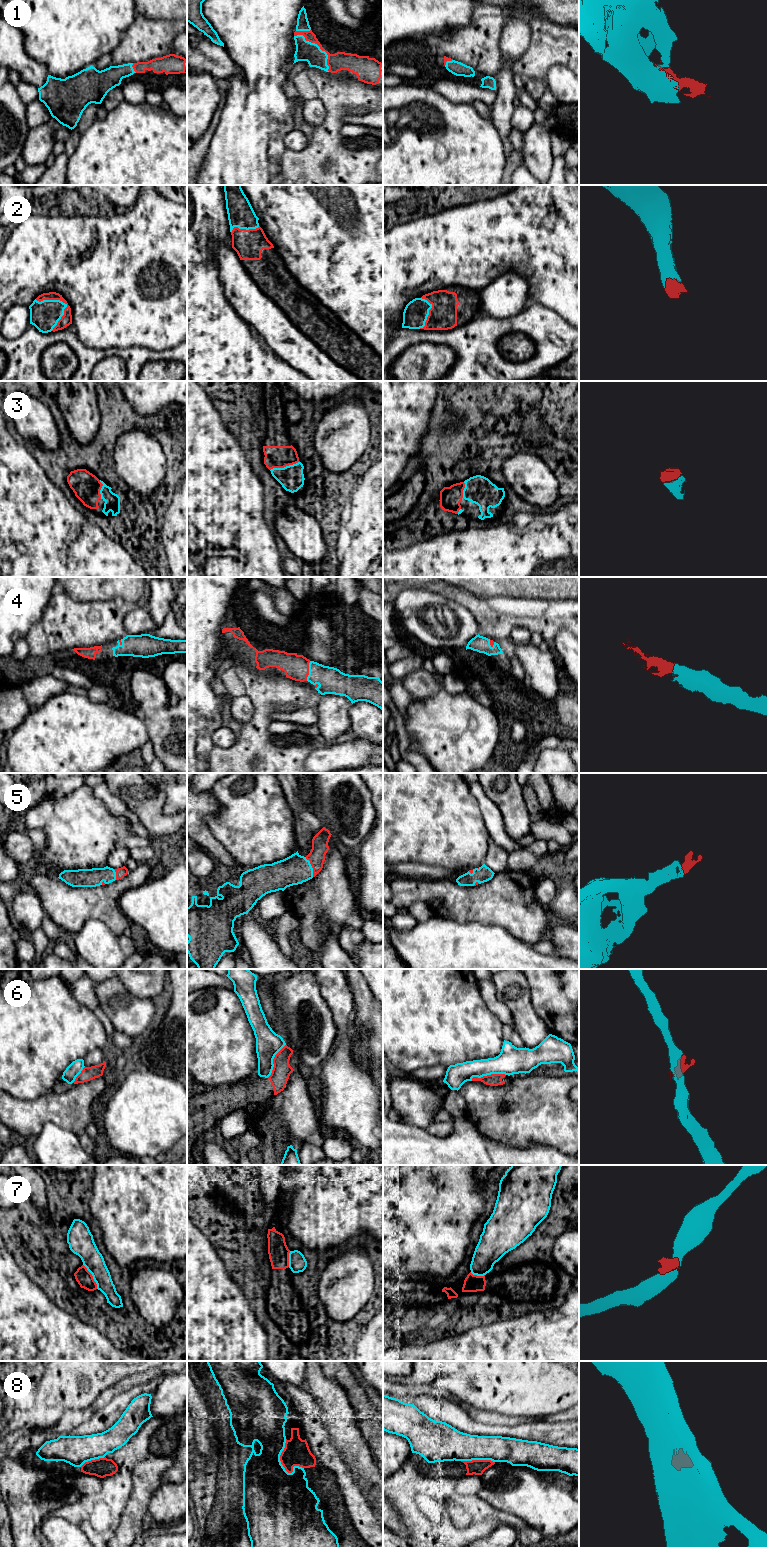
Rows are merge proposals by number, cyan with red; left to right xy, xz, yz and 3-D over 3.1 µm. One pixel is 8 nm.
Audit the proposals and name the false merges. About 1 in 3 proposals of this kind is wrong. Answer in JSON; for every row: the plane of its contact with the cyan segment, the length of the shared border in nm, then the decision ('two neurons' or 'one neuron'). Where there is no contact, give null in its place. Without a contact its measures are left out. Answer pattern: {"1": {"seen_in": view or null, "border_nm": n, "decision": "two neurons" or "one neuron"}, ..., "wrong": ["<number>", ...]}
{"1": {"seen_in": "xz", "border_nm": 400, "decision": "one neuron"}, "2": {"seen_in": "xy", "border_nm": 300, "decision": "one neuron"}, "3": {"seen_in": "xz", "border_nm": 260, "decision": "one neuron"}, "4": {"seen_in": "xz", "border_nm": 160, "decision": "one neuron"}, "5": {"seen_in": "xz", "border_nm": 170, "decision": "one neuron"}, "6": {"seen_in": "yz", "border_nm": 280, "decision": "two neurons"}, "7": {"seen_in": "xy", "border_nm": 240, "decision": "two neurons"}, "8": {"seen_in": "xz", "border_nm": 280, "decision": "two neurons"}, "wrong": ["6", "7", "8"]}

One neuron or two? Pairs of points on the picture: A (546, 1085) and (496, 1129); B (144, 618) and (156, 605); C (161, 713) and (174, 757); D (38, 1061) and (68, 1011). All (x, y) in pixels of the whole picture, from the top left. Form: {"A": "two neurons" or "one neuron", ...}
{"A": "one neuron", "B": "two neurons", "C": "one neuron", "D": "one neuron"}

